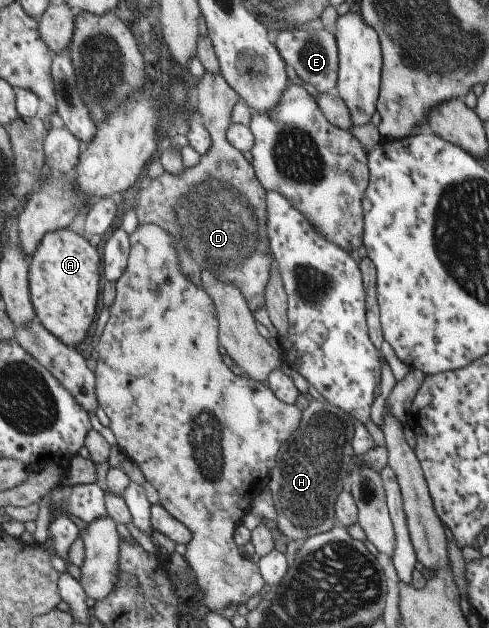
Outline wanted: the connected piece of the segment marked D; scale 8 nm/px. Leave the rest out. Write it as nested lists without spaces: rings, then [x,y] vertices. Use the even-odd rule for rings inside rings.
[[[204,72],[196,81],[196,107],[200,114],[211,143],[206,154],[200,156],[198,164],[184,169],[180,174],[170,174],[164,171],[157,178],[150,179],[146,188],[138,191],[134,212],[138,224],[156,224],[170,232],[176,258],[180,264],[180,274],[192,282],[194,286],[201,286],[202,272],[214,272],[220,284],[234,284],[238,286],[250,312],[264,307],[264,288],[270,276],[271,252],[268,248],[266,234],[265,190],[255,177],[252,165],[244,159],[226,140],[226,129],[230,123],[230,112],[238,102],[239,96],[226,84],[220,74]]]

